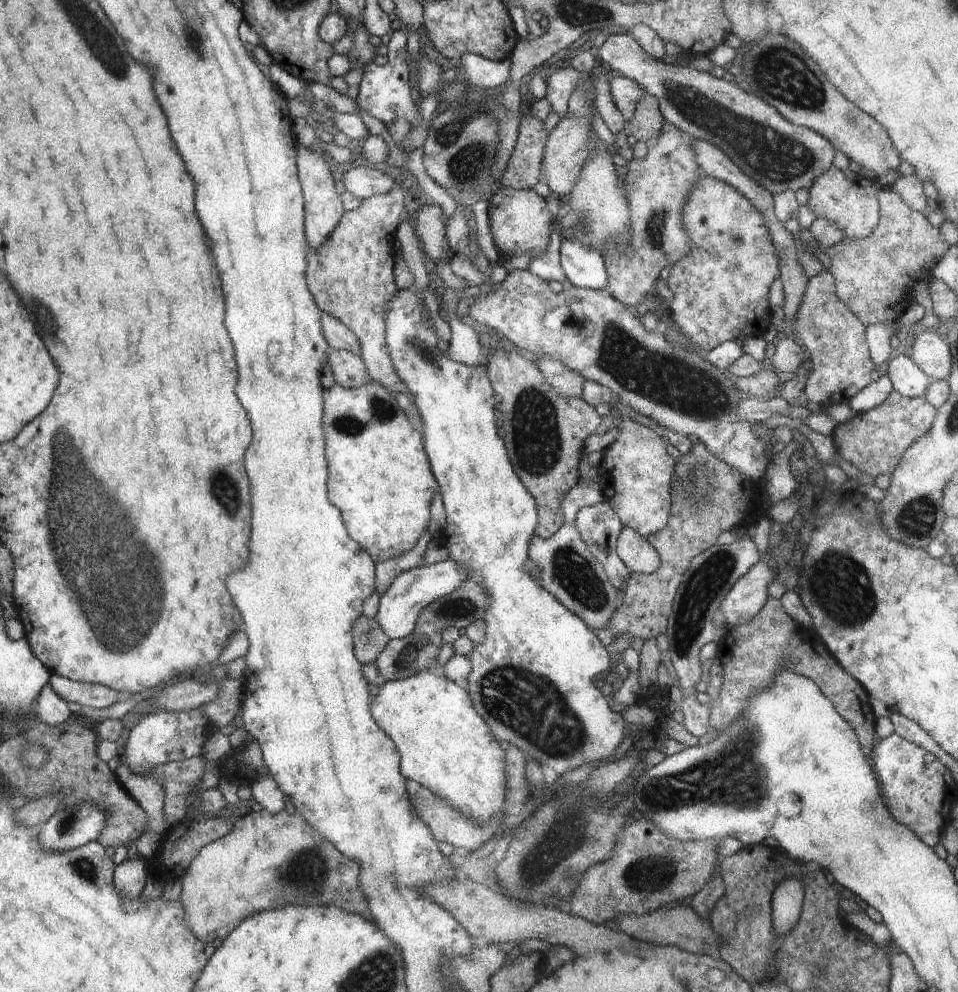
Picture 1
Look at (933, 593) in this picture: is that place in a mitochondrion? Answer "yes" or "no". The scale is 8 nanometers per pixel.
no

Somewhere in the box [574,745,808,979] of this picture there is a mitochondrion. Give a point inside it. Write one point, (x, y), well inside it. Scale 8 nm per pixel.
(654, 871)

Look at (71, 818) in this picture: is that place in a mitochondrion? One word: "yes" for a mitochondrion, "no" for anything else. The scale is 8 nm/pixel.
yes

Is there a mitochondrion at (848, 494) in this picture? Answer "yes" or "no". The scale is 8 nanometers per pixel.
no

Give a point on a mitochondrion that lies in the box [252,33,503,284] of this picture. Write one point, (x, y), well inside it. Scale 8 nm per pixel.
(467, 160)

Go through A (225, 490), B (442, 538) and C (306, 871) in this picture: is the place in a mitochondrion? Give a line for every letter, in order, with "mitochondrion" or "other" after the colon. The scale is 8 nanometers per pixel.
A: mitochondrion
B: other
C: mitochondrion

